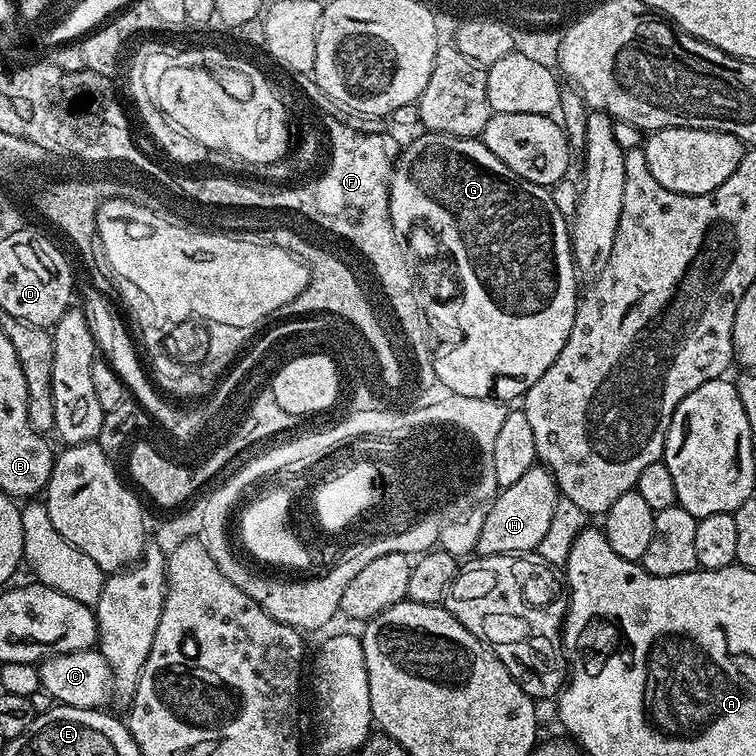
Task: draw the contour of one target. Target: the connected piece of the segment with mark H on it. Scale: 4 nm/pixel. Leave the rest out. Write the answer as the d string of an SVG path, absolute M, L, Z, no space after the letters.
M537 466L526 470L521 480L514 482L514 486L503 489L487 505L485 522L482 523L482 532L475 551L481 556L515 556L521 552L536 552L554 516L557 499L556 480L547 468Z

